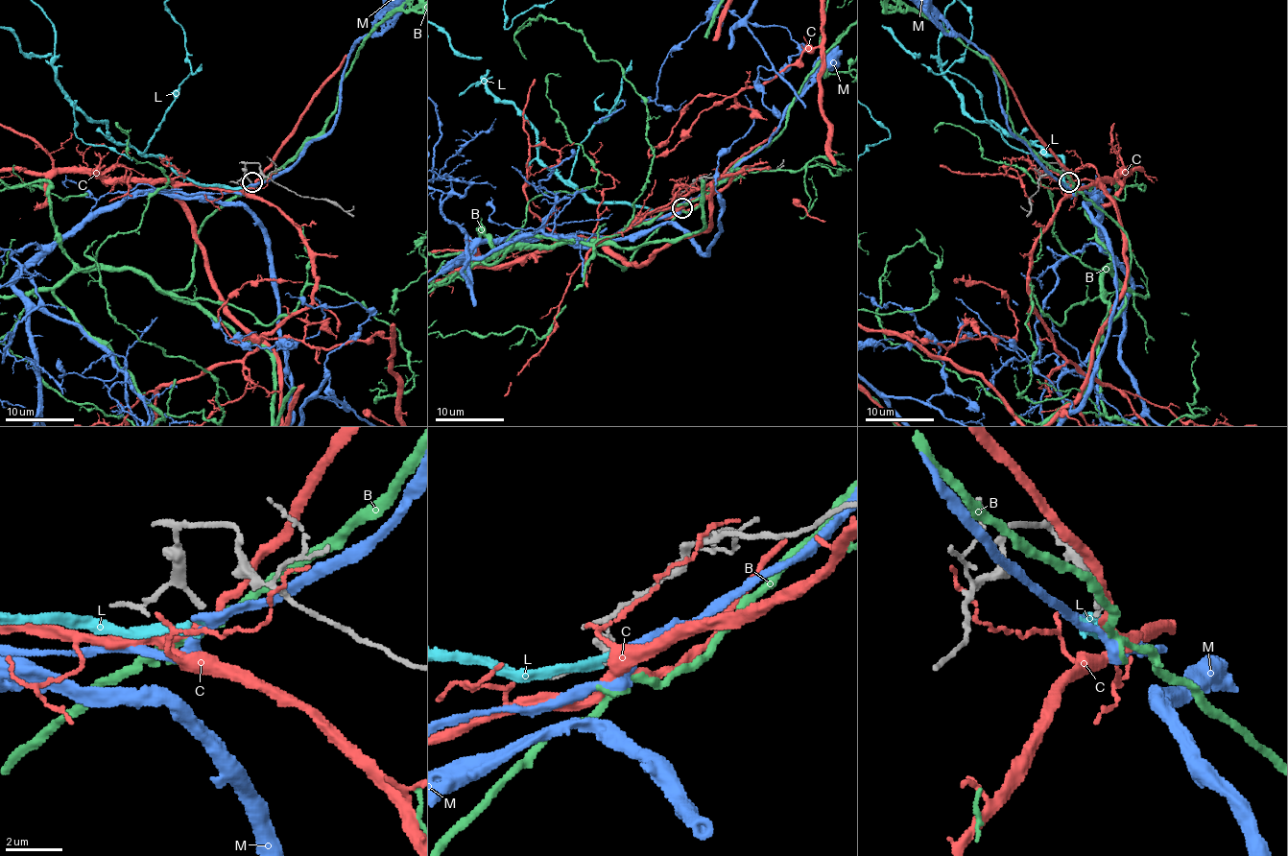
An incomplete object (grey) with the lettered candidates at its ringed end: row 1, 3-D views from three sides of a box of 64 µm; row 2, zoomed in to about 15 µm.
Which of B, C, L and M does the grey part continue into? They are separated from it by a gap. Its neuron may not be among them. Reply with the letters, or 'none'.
none

